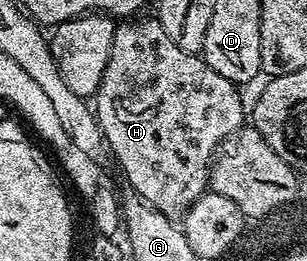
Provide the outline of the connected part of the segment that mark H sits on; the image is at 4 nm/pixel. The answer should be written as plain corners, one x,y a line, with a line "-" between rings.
125,18
113,29
113,41
111,42
111,58
107,58
107,70
103,70
101,85
97,87
95,97
95,115
97,124
101,127
101,132
105,135
105,143
108,151
113,151
113,156
117,159
117,164
121,167
121,172
125,175
125,180
130,184
132,191
138,196
142,196
152,208
163,213
170,218
184,217
189,208
196,202
204,192
210,187
209,176
210,167
215,160
215,153
228,141
240,132
247,120
247,108
241,105
241,96
238,85
233,84
223,74
215,74
211,66
200,55
179,50
171,38
167,38
167,30
155,18
141,20
142,18

